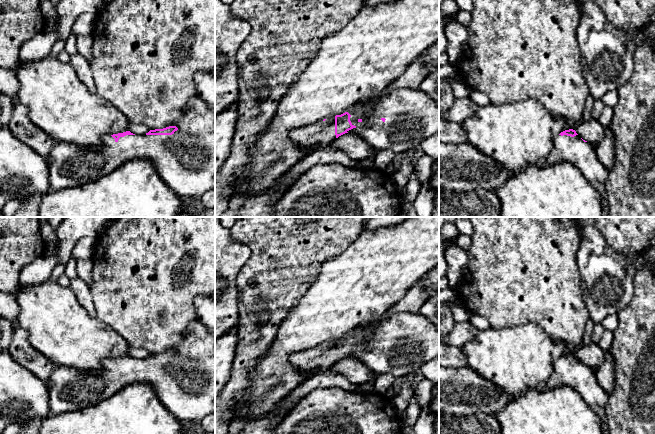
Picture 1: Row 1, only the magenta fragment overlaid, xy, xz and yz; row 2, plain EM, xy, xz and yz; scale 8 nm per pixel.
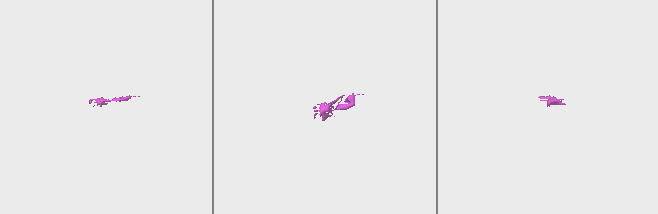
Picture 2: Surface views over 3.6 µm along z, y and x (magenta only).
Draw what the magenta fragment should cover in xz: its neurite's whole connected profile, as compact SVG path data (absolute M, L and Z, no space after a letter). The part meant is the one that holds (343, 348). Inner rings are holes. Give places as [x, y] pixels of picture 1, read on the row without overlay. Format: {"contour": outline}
{"contour": "M400 312L371 322L357 332L323 345L292 353L289 361L306 377L329 372L336 362L353 357L362 361L376 375L406 376L439 358L439 330L419 313Z"}

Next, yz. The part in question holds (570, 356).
{"contour": "M569 353L554 361L553 373L543 389L568 386L574 389L589 407L606 407L609 394L599 385L596 372L583 364L575 354Z"}

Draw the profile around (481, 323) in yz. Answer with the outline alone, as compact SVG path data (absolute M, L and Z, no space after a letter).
M478 314L471 315L469 321L473 326L475 326L478 329L479 332L487 330L490 327L488 320L485 317Z

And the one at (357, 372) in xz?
M350 356L336 362L330 372L343 375L356 385L368 383L373 375L376 376L366 364Z

